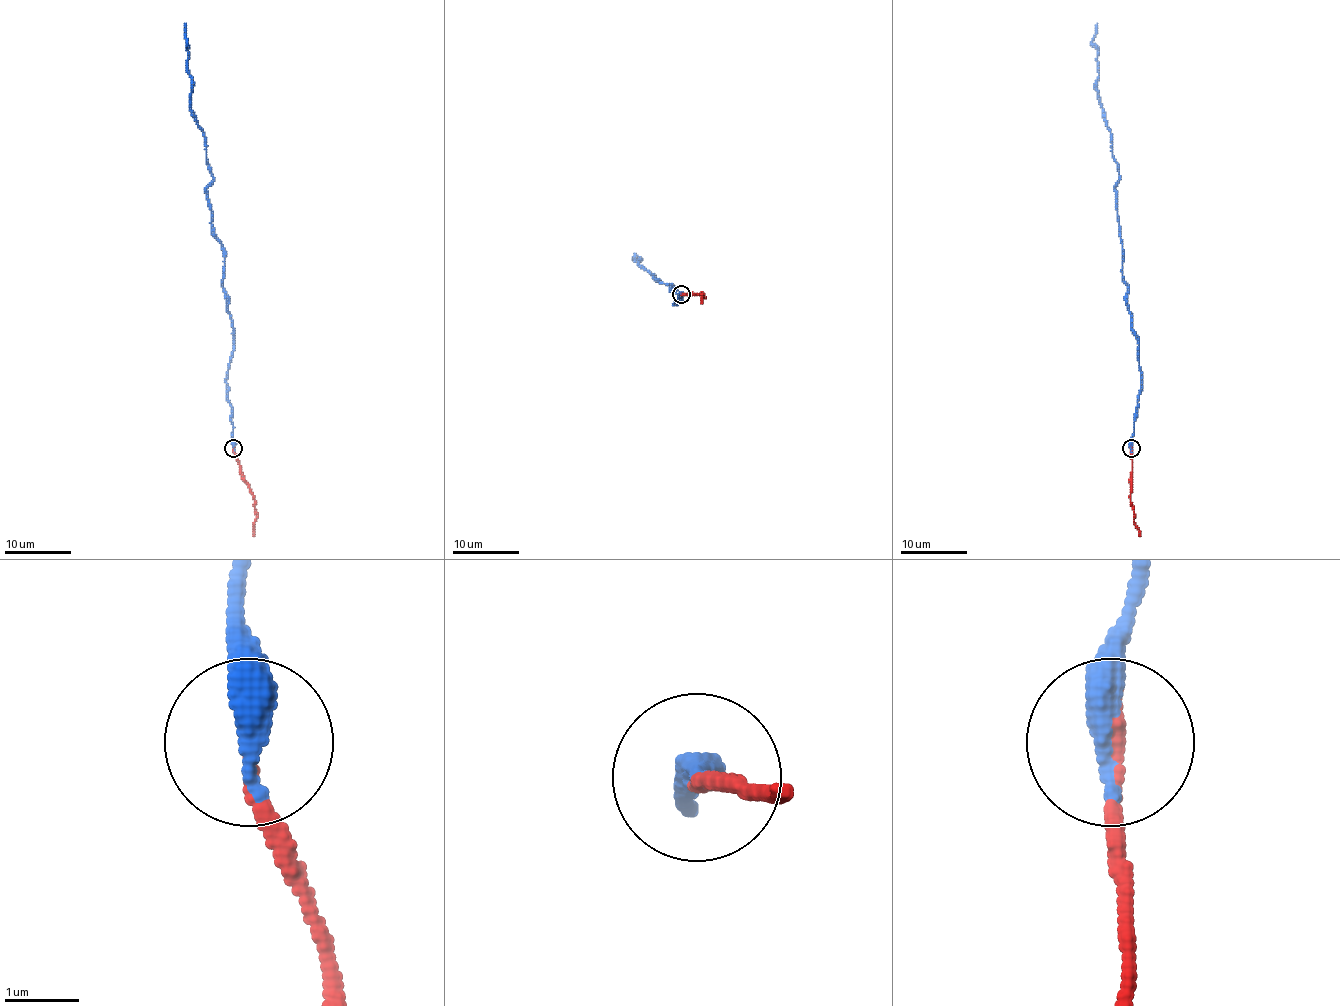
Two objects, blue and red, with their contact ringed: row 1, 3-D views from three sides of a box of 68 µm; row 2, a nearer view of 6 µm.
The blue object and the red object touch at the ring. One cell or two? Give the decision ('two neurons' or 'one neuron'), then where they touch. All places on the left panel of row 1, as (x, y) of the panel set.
one neuron; place (233, 448)

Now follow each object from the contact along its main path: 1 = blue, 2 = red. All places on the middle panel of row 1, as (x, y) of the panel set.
1: (681, 293), (674, 303), (681, 295), (672, 285), (654, 278), (661, 282), (635, 255), (632, 260)
2: (681, 293), (702, 293), (701, 303)

